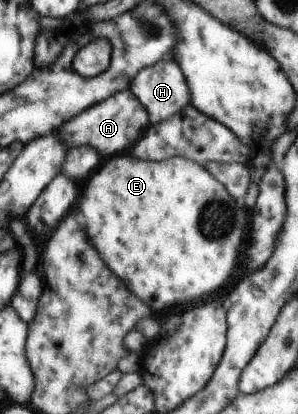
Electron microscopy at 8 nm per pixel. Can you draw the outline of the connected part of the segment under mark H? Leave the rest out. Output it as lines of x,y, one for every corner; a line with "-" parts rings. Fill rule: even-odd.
166,61
139,71
131,81
133,95
149,113
151,123
161,123
189,105
189,89
177,63

